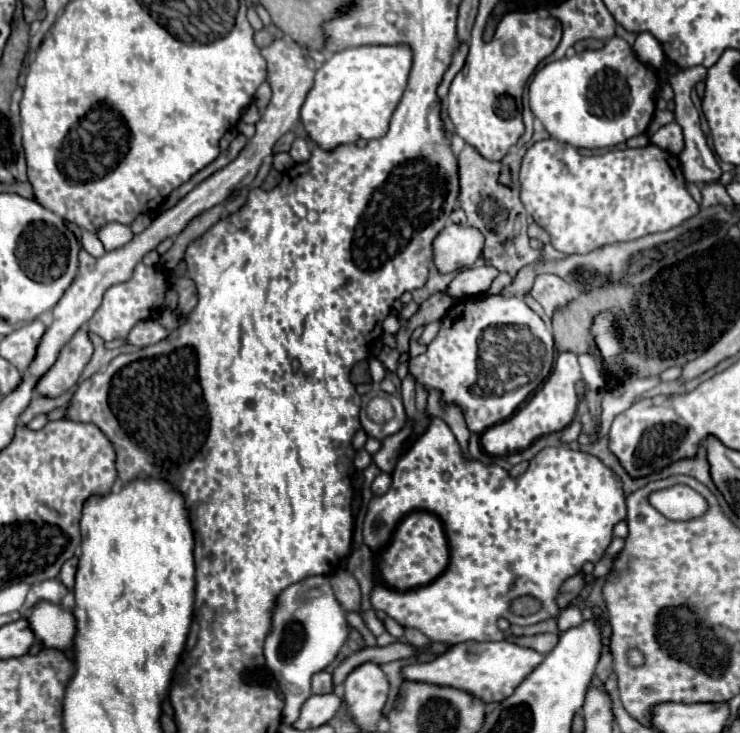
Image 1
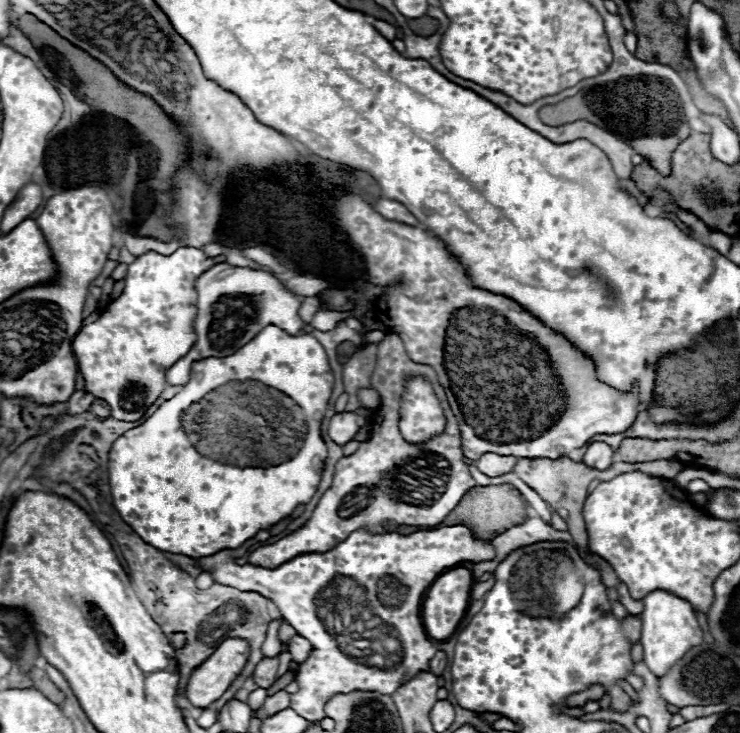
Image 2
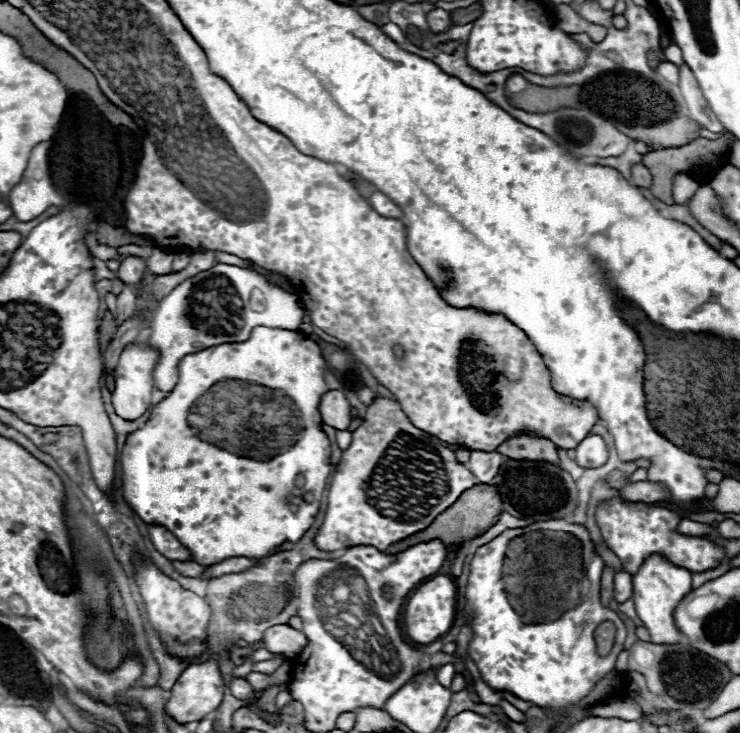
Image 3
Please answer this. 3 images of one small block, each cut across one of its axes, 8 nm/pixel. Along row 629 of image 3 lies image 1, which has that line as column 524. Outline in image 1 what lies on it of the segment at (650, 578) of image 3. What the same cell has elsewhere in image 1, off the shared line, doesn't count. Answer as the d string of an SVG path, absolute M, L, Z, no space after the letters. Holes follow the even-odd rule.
M462 642L450 646L450 650L432 662L424 664L410 664L402 670L404 680L418 680L430 682L440 686L454 686L478 696L482 702L502 702L504 698L512 696L514 688L544 660L532 648L518 646L512 642Z

